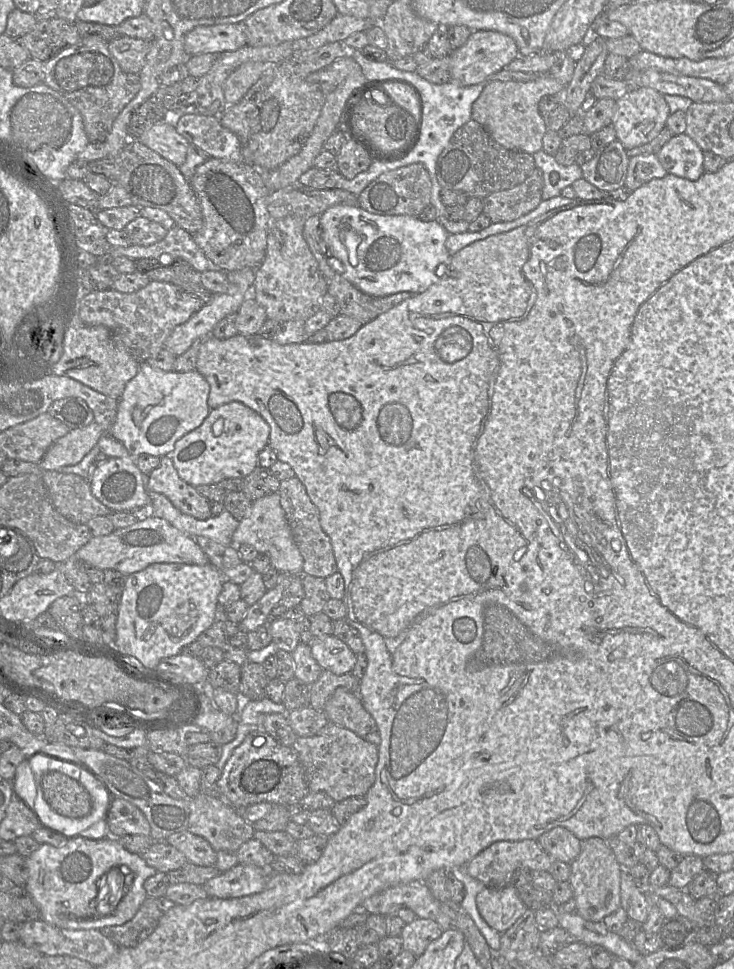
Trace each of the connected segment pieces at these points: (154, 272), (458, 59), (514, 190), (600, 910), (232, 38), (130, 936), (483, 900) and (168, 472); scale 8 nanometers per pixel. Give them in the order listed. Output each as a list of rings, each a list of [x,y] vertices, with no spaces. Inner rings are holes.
[[[142,258],[135,261],[136,271],[145,274],[151,281],[172,283],[184,291],[199,297],[203,303],[209,302],[213,295],[201,282],[201,273],[182,259]]]
[[[473,30],[467,41],[449,55],[450,80],[462,86],[486,83],[519,55],[510,36],[493,30]]]
[[[535,167],[520,184],[491,193],[483,198],[483,211],[491,223],[513,221],[533,209],[542,201],[542,171]]]
[[[590,837],[581,841],[578,857],[570,864],[569,882],[573,887],[576,913],[587,921],[600,922],[621,907],[620,881],[622,866],[603,838]]]
[[[244,21],[234,24],[198,26],[188,32],[184,49],[189,56],[233,52],[248,45]]]
[[[147,897],[130,921],[100,931],[119,948],[135,947],[155,930],[163,914],[155,898]]]
[[[512,885],[485,887],[477,894],[476,905],[485,922],[500,934],[510,929],[528,909]]]
[[[162,456],[159,466],[148,475],[147,490],[163,494],[179,511],[196,519],[212,516],[210,502],[180,478],[171,456]]]

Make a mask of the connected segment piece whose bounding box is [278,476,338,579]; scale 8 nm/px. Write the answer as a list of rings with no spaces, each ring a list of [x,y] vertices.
[[[293,476],[280,481],[278,493],[294,542],[303,557],[303,573],[325,579],[337,572],[331,540],[320,525],[319,510],[310,500],[305,486],[296,476]]]

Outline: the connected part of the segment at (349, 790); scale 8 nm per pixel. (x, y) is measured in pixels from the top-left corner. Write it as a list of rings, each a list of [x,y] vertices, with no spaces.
[[[328,722],[315,735],[298,737],[292,747],[298,753],[311,792],[325,792],[339,802],[353,796],[365,796],[375,782],[378,746],[347,728]]]

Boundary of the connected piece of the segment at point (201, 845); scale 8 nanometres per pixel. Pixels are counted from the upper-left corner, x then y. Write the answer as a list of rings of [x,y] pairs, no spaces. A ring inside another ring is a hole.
[[[188,830],[170,835],[165,842],[182,852],[187,862],[205,867],[215,867],[217,852],[204,838],[192,834]]]

